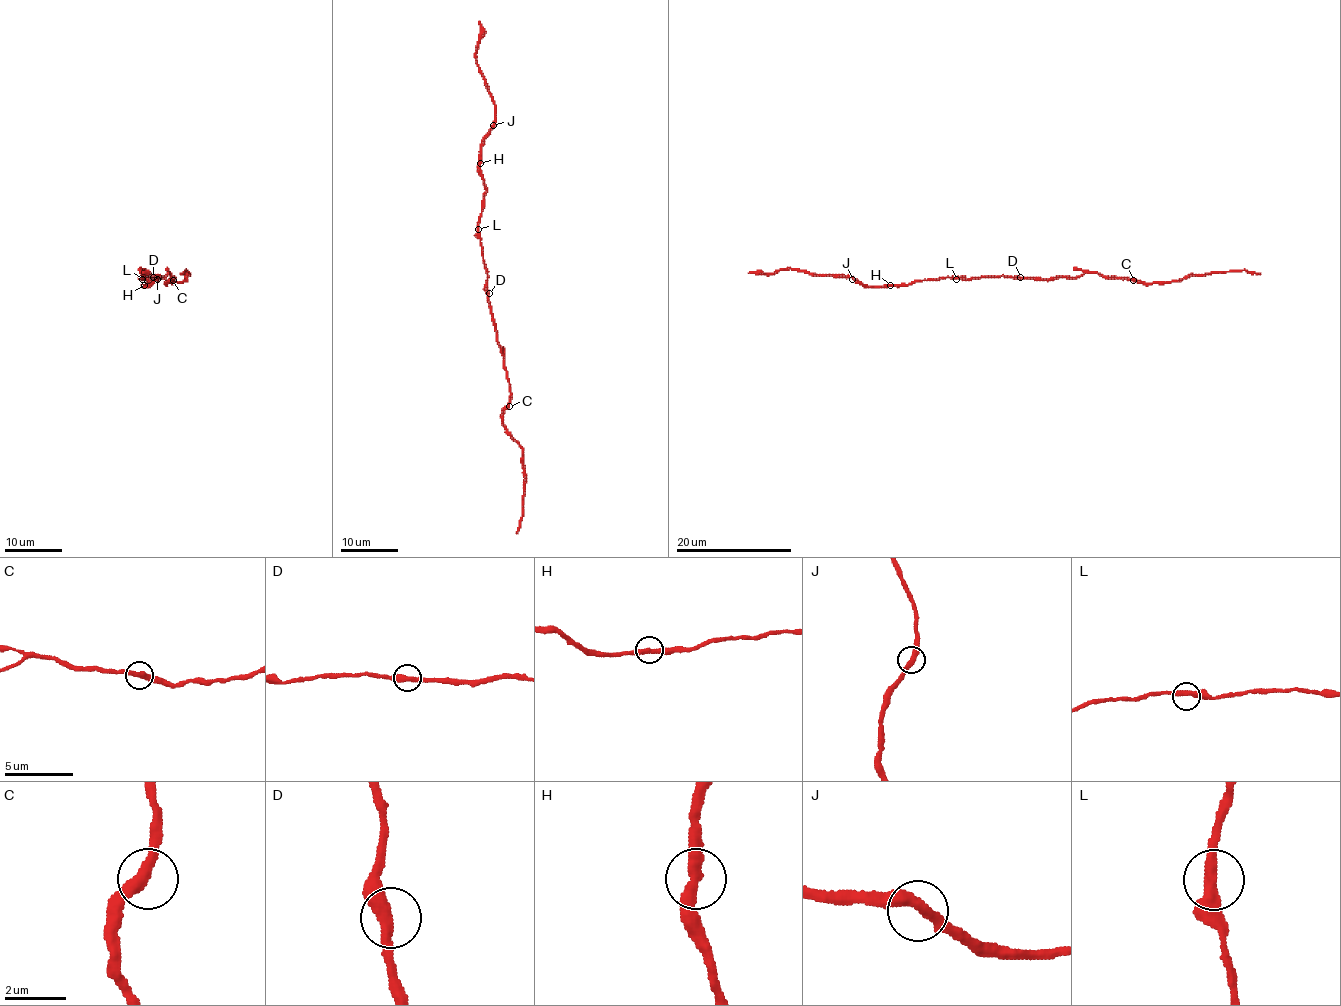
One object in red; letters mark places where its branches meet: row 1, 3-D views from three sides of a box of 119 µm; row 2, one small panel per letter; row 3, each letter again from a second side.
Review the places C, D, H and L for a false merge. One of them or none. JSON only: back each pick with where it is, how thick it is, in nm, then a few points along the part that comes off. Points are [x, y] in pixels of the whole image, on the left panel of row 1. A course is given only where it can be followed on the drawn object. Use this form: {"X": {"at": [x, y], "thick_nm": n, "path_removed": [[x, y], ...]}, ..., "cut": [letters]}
{"cut": []}

